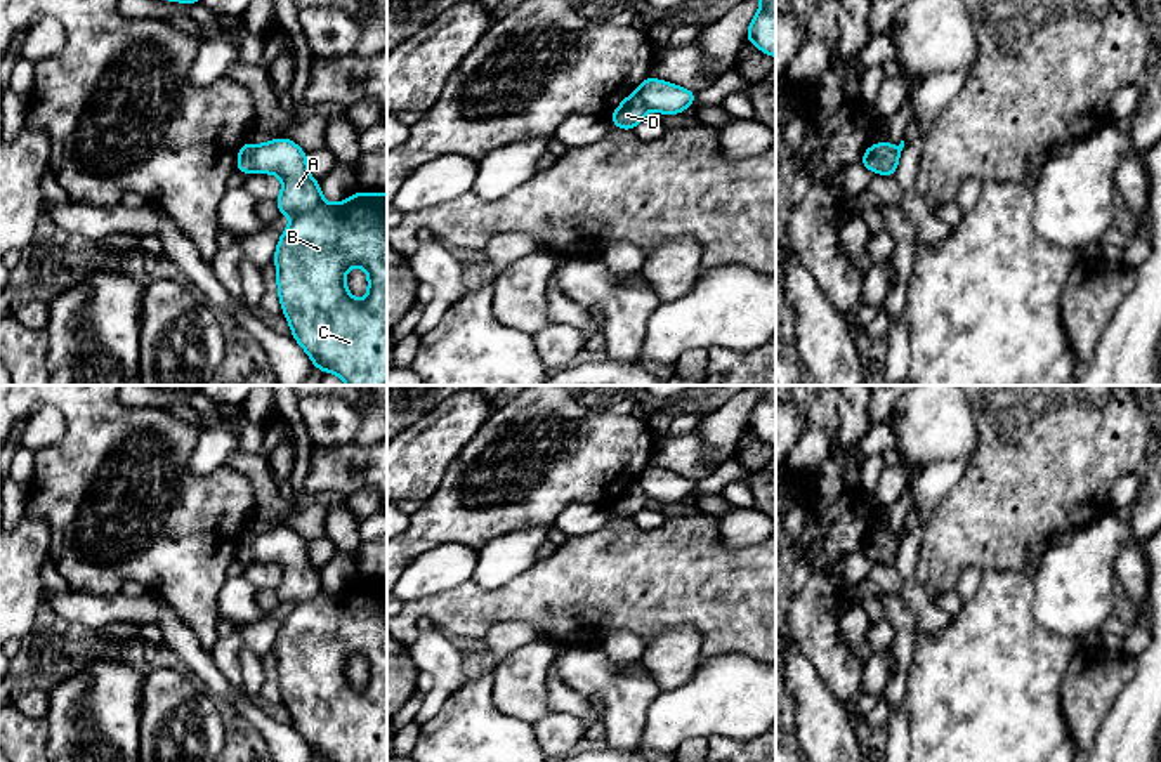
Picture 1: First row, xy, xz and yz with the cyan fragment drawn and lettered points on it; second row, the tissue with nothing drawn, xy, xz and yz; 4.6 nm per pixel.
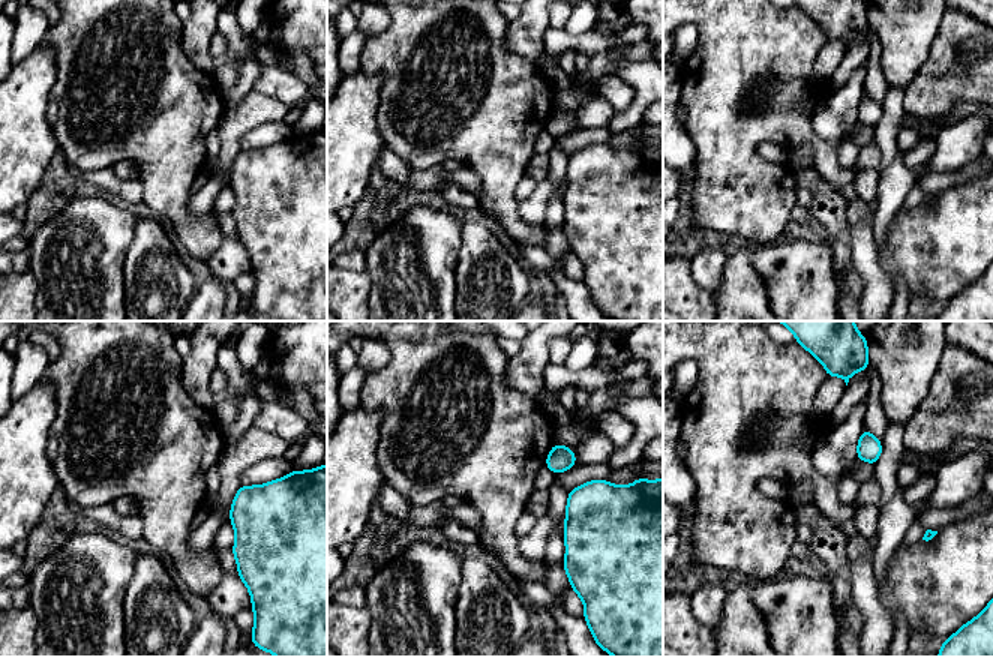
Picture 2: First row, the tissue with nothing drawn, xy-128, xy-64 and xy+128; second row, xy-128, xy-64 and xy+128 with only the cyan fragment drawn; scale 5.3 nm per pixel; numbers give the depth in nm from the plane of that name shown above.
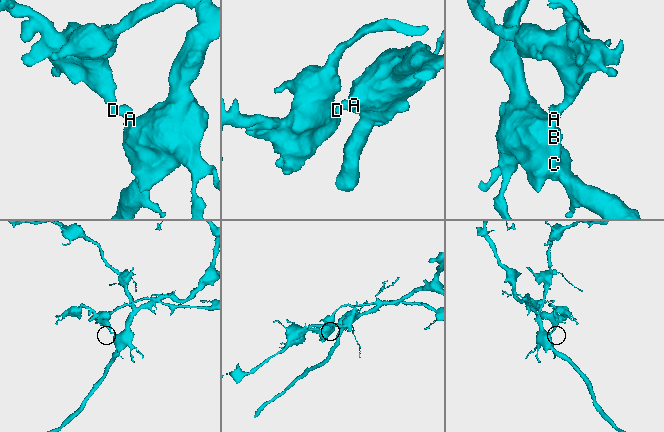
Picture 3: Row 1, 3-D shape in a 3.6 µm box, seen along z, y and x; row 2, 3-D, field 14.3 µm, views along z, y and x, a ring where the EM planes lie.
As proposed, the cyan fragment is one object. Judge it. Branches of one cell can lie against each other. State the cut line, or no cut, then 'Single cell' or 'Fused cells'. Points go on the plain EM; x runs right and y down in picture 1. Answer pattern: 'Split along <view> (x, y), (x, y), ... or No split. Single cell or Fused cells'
Split along xy (255, 535), (252, 561). Fused cells

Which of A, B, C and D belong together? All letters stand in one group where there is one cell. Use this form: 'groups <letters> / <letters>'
groups A B C / D

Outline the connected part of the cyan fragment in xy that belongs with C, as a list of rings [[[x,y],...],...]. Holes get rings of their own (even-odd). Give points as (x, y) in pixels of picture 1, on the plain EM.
[[[286,526],[255,535],[252,559],[283,569],[276,595],[292,611],[281,621],[274,651],[292,726],[323,762],[387,762],[387,581],[357,580],[340,592],[326,592],[309,562],[307,543]],[[354,654],[368,661],[364,689],[356,689],[345,673]]]

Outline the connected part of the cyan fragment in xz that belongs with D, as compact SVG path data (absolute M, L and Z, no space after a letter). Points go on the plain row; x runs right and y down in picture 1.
M637 481L630 483L616 500L609 505L609 510L623 519L633 519L639 510L647 503L647 495Z

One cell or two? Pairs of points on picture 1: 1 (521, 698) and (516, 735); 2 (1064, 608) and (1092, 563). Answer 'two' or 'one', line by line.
1: two
2: one

